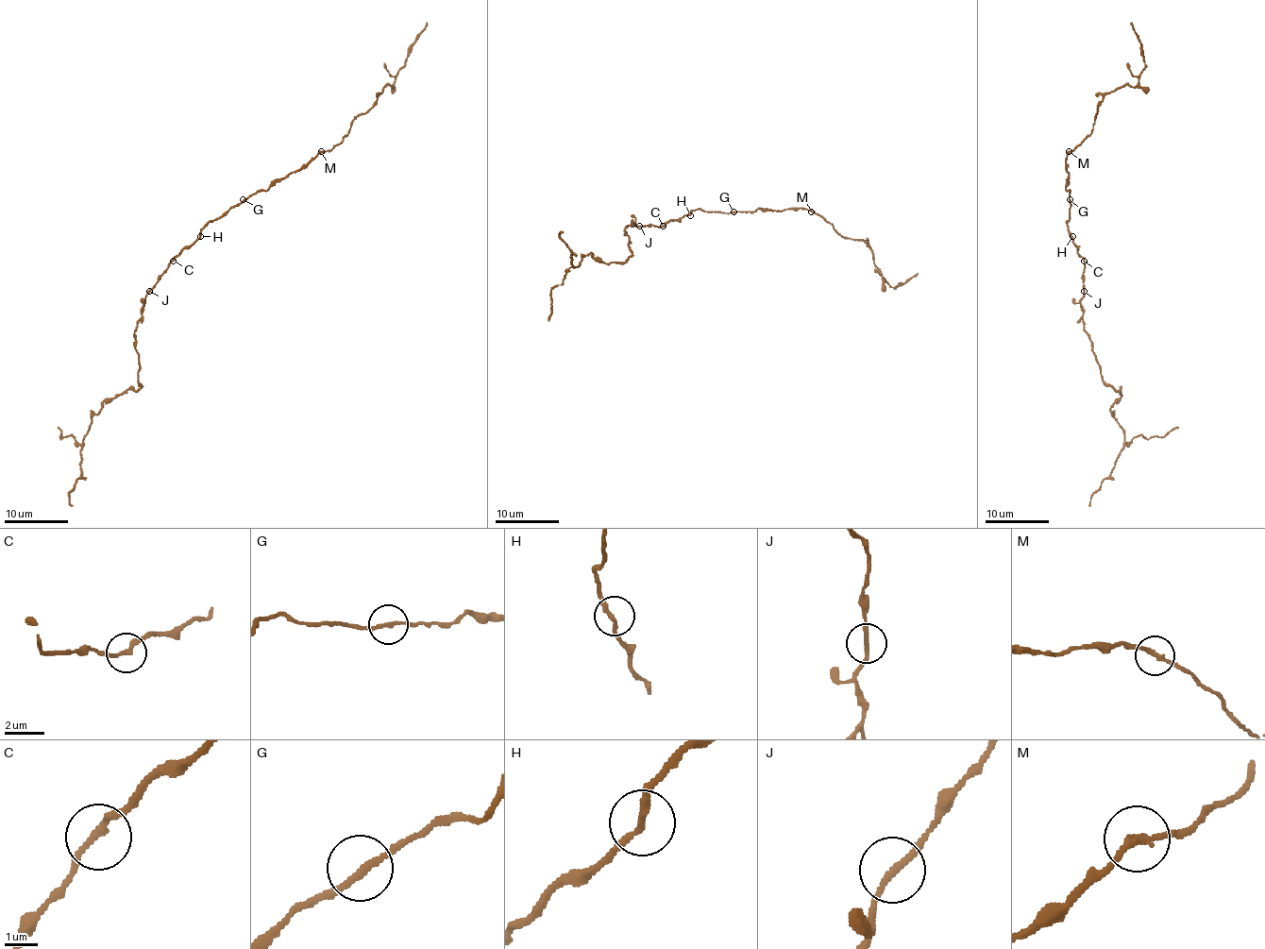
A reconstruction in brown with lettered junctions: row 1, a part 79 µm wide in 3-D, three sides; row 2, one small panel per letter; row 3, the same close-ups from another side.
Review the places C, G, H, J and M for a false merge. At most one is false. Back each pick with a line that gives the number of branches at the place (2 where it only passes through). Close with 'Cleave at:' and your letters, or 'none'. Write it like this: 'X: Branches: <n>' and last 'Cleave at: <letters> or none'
Cleave at: none

